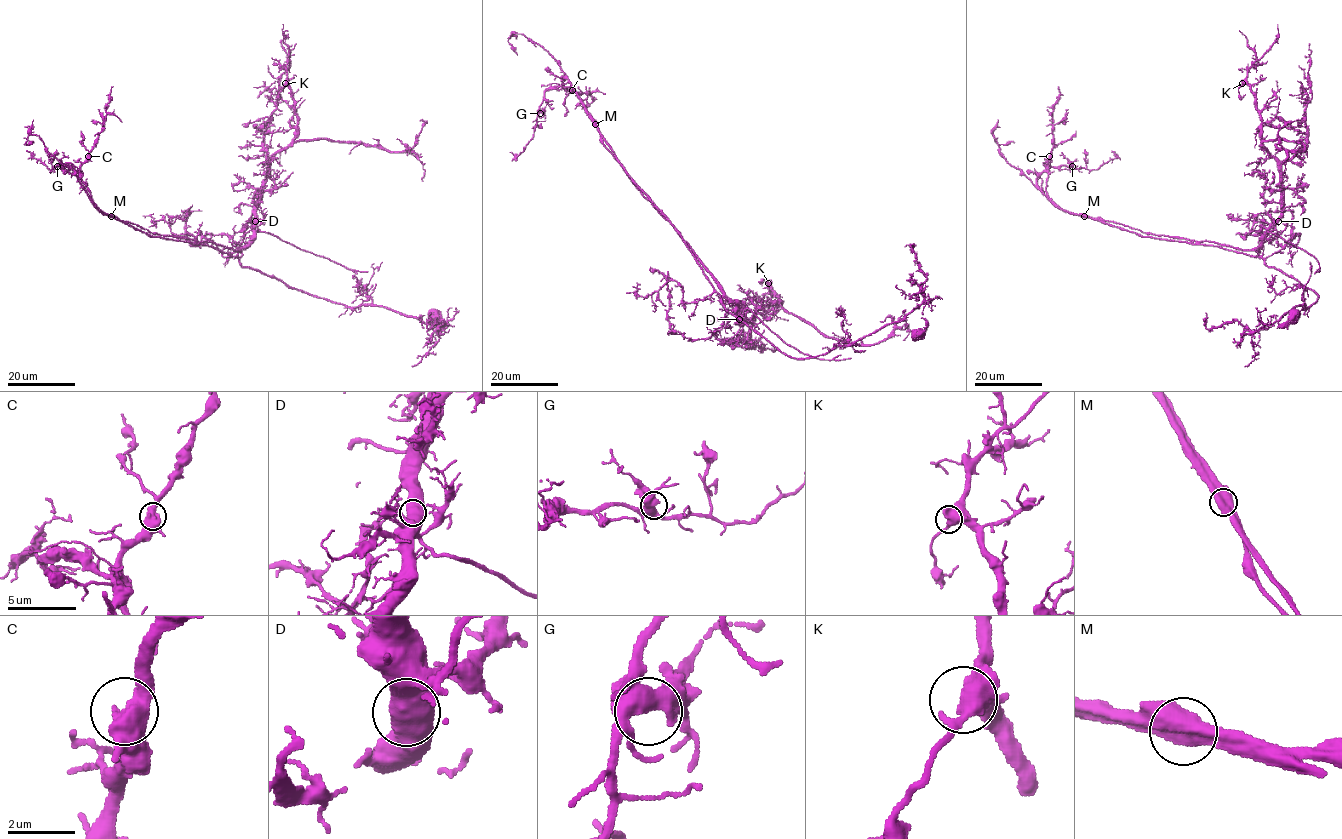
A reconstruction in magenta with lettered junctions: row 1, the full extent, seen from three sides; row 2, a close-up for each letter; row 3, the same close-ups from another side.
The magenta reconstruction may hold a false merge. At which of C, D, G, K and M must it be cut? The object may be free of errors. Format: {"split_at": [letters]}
{"split_at": ["M"]}

